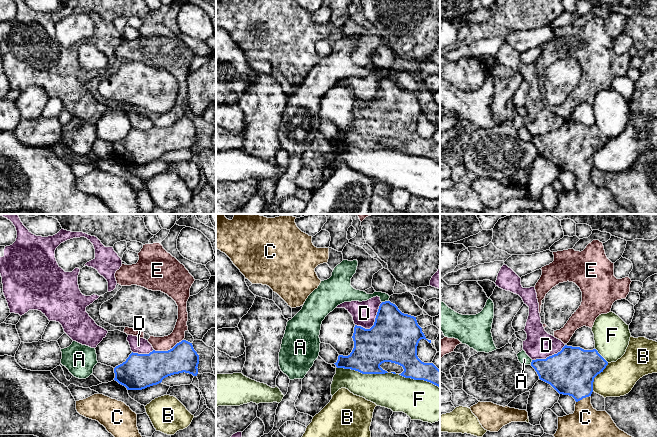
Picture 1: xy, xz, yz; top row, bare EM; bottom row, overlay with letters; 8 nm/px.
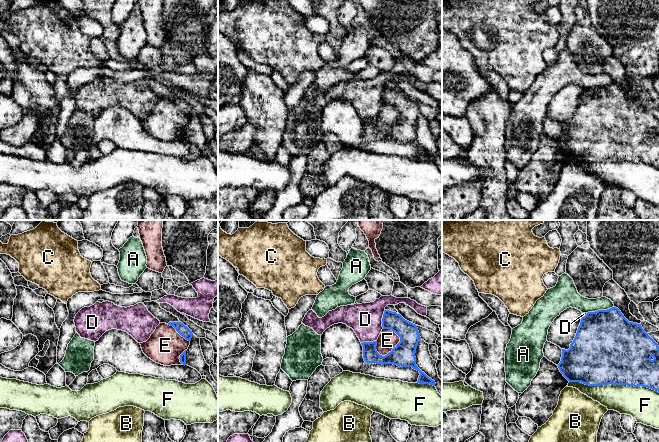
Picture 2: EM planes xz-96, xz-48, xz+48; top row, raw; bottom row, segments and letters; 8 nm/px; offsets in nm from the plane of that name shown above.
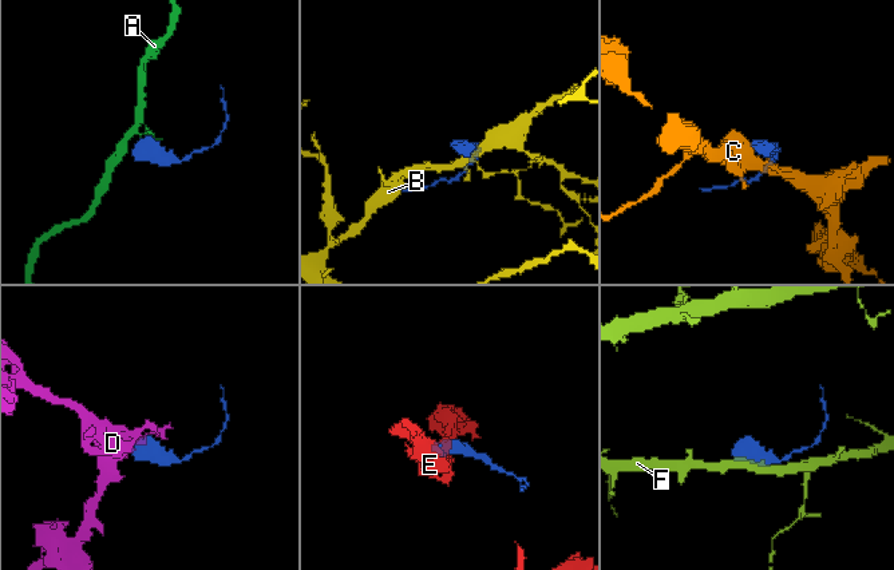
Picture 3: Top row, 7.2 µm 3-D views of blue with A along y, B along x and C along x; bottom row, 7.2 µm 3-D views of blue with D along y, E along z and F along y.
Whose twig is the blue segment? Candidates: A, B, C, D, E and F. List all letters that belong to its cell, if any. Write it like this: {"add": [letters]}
{"add": ["C"]}

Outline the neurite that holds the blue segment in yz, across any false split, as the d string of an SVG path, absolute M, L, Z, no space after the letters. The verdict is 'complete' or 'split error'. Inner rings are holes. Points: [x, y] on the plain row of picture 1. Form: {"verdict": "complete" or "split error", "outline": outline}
{"verdict": "split error", "outline": "M567 121L546 135L532 136L531 142L540 156L550 160L559 170L572 172L576 177L573 190L558 193L558 205L553 211L555 214L634 214L620 206L606 187L597 187L591 180L594 154L607 141L608 138L596 125L584 126Z"}

